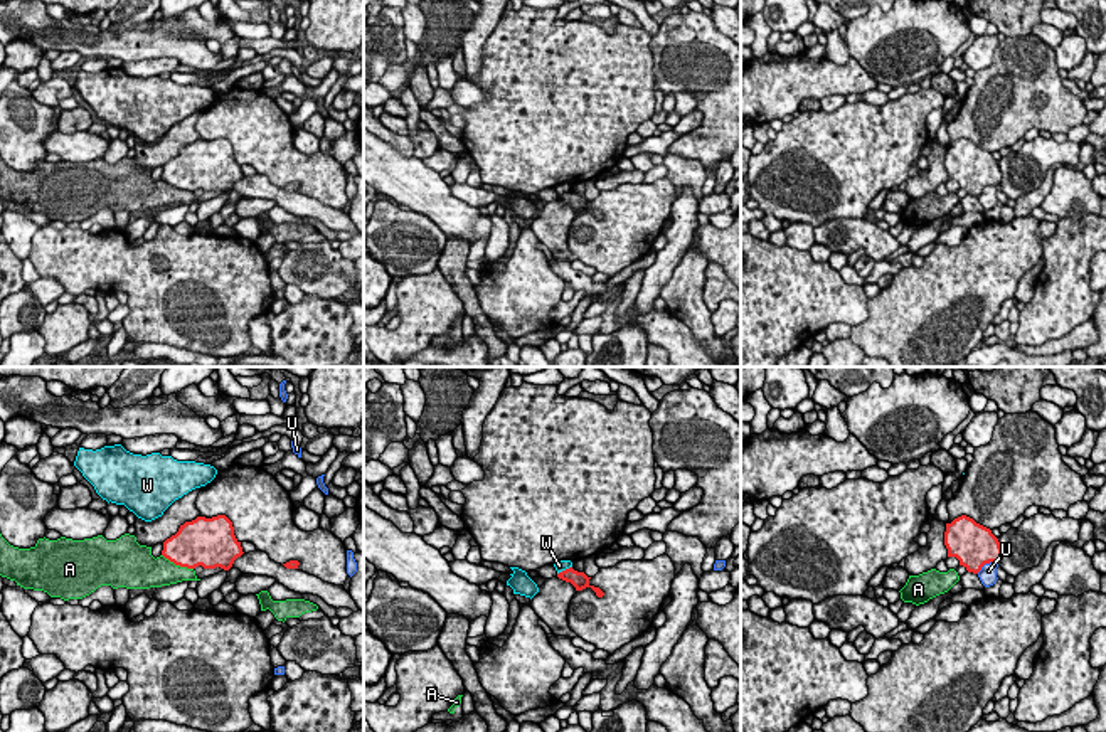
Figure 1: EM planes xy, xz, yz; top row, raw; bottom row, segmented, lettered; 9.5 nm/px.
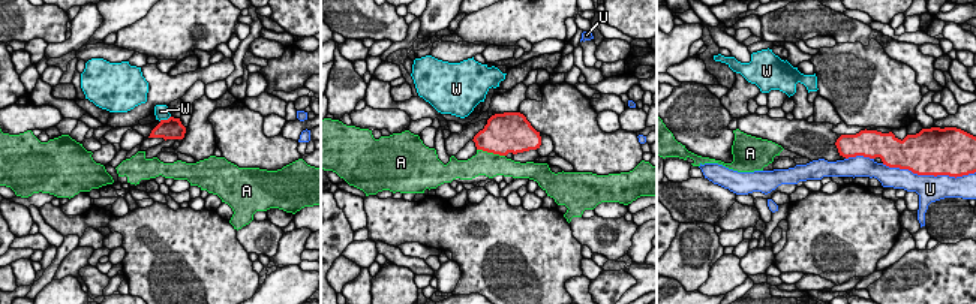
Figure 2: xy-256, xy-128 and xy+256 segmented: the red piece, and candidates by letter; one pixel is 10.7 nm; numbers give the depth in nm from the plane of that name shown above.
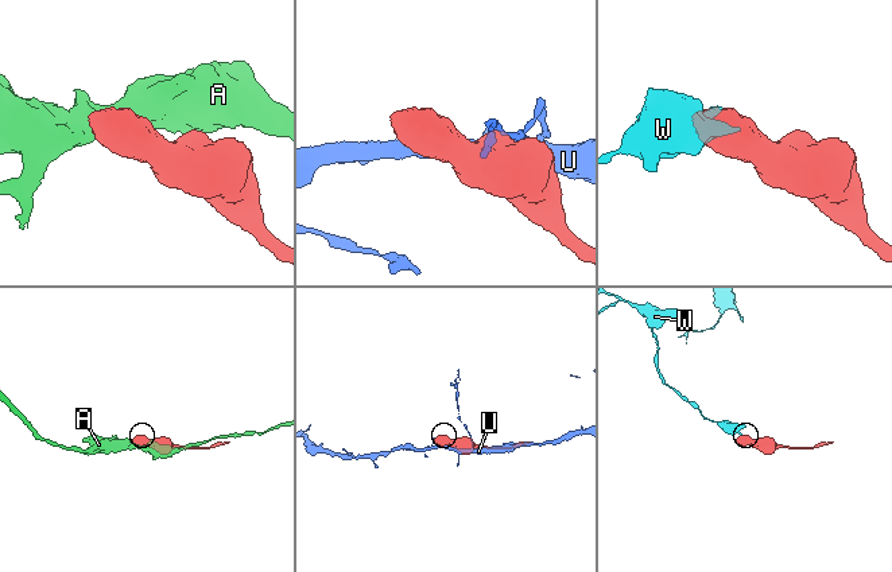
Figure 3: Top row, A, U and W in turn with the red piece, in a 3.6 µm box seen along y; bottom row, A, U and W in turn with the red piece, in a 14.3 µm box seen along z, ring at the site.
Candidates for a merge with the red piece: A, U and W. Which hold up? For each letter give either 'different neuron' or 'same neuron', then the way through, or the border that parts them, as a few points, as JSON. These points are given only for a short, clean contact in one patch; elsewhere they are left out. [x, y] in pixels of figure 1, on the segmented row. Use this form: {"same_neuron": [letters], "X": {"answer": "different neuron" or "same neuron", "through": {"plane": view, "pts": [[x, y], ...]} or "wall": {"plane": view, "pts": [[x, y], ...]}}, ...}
{"same_neuron": [], "A": {"answer": "different neuron", "wall": {"plane": "xy", "pts": [[162, 554], [175, 564], [192, 569]]}}, "U": {"answer": "different neuron"}, "W": {"answer": "different neuron", "wall": {"plane": "xz", "pts": [[571, 566], [558, 574]]}}}

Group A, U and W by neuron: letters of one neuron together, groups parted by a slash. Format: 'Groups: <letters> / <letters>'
Groups: A / U / W

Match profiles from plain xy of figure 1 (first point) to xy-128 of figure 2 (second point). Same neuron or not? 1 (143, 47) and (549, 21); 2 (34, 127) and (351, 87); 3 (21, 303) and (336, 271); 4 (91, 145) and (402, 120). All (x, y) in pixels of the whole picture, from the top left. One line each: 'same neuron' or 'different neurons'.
1: different neurons
2: same neuron
3: same neuron
4: same neuron

